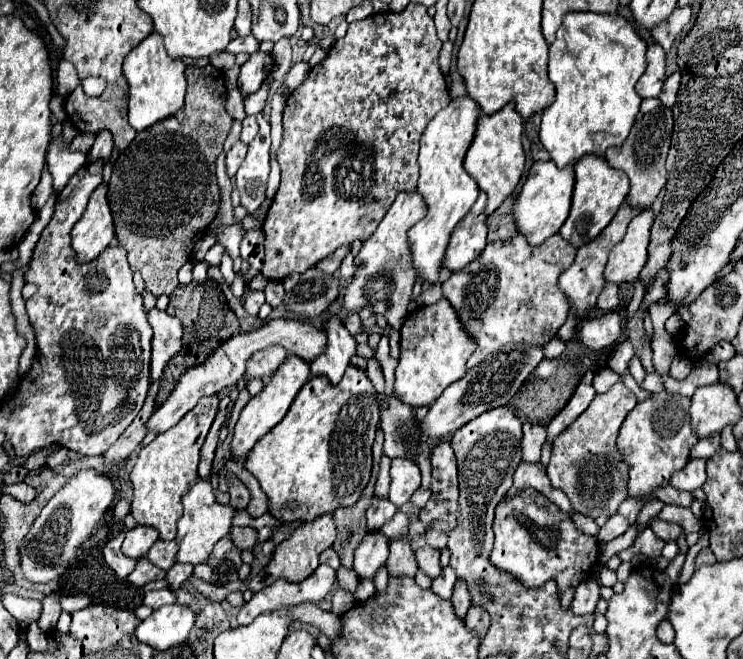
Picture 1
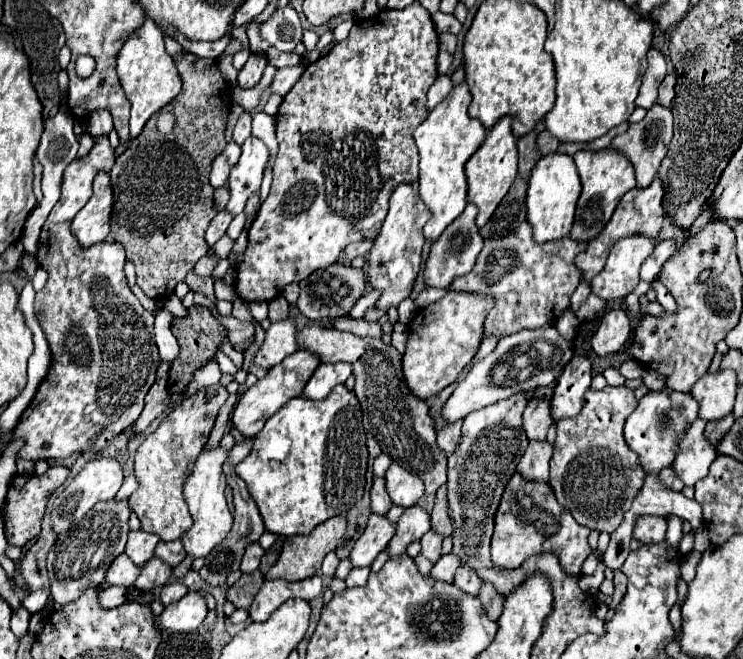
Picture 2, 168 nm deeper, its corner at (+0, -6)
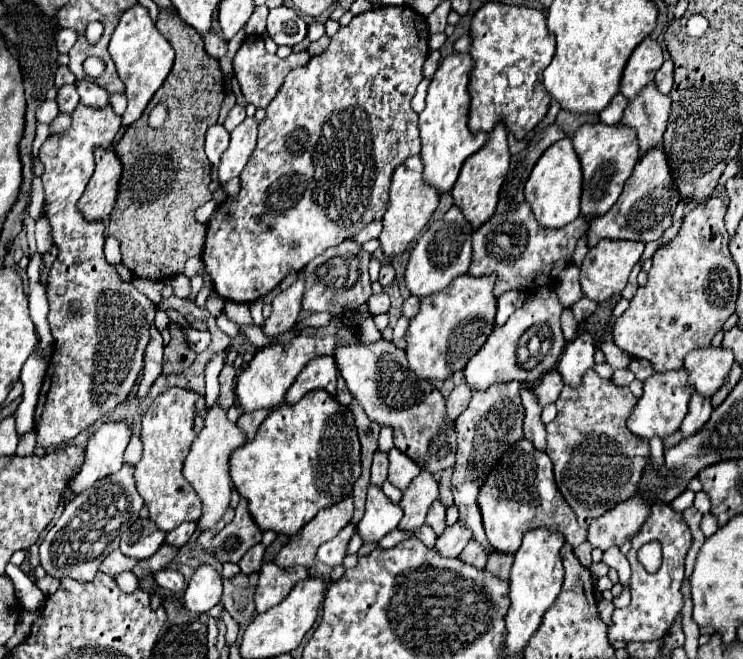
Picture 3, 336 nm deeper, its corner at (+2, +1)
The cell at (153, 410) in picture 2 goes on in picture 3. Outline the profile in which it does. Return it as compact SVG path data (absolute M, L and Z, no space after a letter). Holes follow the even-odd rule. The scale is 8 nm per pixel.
M151 324L151 330L149 330L149 344L145 348L145 356L143 356L143 374L139 376L139 390L137 390L137 396L139 398L145 398L151 384L155 382L155 378L161 374L161 368L163 368L163 342L161 342L161 334L159 330Z

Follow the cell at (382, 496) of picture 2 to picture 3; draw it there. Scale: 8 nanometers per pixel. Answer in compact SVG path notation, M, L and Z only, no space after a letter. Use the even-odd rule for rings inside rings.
M375 452L373 466L371 466L371 484L381 486L387 478L387 468L389 468L389 458L387 452Z

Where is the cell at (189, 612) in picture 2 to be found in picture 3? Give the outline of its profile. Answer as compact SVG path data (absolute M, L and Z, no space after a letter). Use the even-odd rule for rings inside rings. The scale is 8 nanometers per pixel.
M201 564L185 590L185 608L193 612L209 612L221 602L223 576L209 564Z

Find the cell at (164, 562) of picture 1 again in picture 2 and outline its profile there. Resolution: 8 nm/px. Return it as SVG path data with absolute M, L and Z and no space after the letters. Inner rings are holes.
M159 541L159 545L155 547L155 557L165 561L167 565L171 567L177 567L183 559L185 559L185 549L181 545L181 541L173 541L173 543L165 543L165 541Z

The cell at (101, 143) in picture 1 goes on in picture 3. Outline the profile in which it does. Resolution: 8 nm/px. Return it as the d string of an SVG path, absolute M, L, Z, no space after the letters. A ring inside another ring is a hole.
M93 80L75 82L75 86L81 96L81 104L93 106L93 108L103 108L109 104L109 94L101 86L97 86Z

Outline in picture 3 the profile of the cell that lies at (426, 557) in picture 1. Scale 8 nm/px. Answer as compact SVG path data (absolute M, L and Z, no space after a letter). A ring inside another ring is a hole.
M437 498L433 504L431 504L431 508L429 508L429 512L427 512L427 524L435 530L435 534L441 534L443 532L443 528L445 528L445 506L441 504L441 500Z

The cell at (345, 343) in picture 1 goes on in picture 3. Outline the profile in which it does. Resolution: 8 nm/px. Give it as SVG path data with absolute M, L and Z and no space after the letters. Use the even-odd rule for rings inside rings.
M319 356L313 358L297 376L293 386L287 390L285 404L295 404L299 402L307 392L323 388L327 390L333 398L335 394L335 382L337 382L337 366L331 356Z

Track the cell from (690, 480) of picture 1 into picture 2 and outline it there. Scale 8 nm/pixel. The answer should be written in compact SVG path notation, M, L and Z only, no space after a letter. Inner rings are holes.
M697 419L689 427L673 463L675 475L683 481L685 487L695 487L695 483L707 475L709 465L717 457L717 451L709 445L709 441L705 441L703 429L705 429L705 421L701 419Z

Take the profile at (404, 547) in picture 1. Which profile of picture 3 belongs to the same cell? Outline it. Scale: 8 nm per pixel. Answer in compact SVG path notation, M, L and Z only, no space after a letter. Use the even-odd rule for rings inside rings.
M423 468L421 474L403 492L403 498L399 502L399 506L405 512L405 516L399 522L399 530L415 532L425 522L425 514L437 496L439 496L437 480L429 470Z

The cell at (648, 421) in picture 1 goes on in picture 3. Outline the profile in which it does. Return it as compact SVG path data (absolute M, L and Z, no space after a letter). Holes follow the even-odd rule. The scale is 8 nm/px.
M671 370L671 372L667 372L667 374L657 374L657 372L655 372L651 378L647 378L647 380L645 380L645 392L643 392L643 396L639 398L633 414L631 414L629 420L627 420L629 430L631 430L633 434L645 438L645 440L649 440L649 438L653 438L653 436L665 438L665 436L669 436L671 432L679 430L679 426L681 426L681 422L683 422L683 418L685 418L685 414L687 414L689 398L691 398L691 394L693 394L693 390L687 388L687 386L691 386L691 384L687 382L687 370Z

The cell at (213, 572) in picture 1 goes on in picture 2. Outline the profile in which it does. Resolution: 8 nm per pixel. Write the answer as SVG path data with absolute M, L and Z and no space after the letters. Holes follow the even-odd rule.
M247 439L247 441L241 443L241 445L235 443L235 447L229 451L227 461L225 461L225 465L223 465L223 473L225 473L225 477L227 477L227 485L233 489L233 495L235 495L235 499L233 499L233 503L235 503L235 513L233 513L233 515L235 515L235 521L233 521L233 527L231 527L231 531L227 533L227 537L213 549L213 553L209 553L209 557L205 557L205 565L203 565L203 569L199 571L201 579L205 579L205 581L207 581L209 585L213 585L213 587L225 585L227 575L229 575L231 571L237 571L237 569L239 569L245 547L247 547L249 543L257 541L257 539L261 537L261 533L265 531L263 519L261 519L261 515L259 515L259 509L257 509L251 493L247 491L245 481L235 473L235 465L249 455L251 445L253 445L253 439Z

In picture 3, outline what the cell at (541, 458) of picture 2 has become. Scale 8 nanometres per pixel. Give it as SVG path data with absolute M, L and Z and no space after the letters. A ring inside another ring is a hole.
M521 386L521 398L525 408L525 420L523 420L523 432L525 438L535 444L537 450L545 452L545 424L541 422L541 406L535 402L535 392L527 386Z

